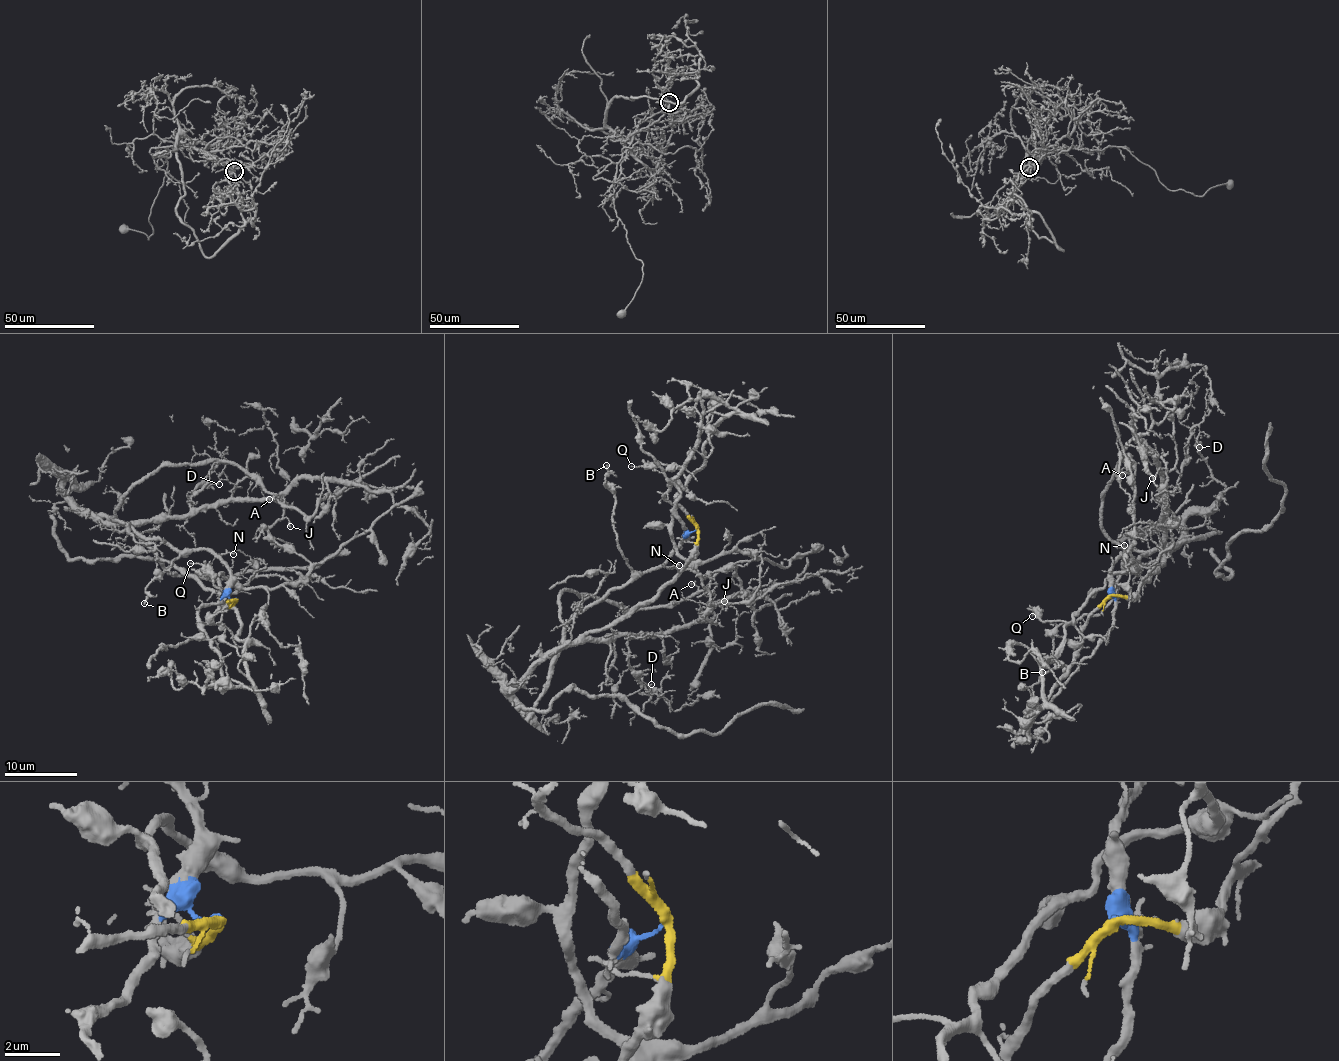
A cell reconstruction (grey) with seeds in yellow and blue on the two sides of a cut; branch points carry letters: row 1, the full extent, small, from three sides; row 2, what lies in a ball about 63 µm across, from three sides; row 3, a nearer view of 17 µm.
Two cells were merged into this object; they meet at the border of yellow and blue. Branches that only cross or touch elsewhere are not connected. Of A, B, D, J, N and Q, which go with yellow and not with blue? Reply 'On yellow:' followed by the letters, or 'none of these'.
On yellow: D, J, Q

